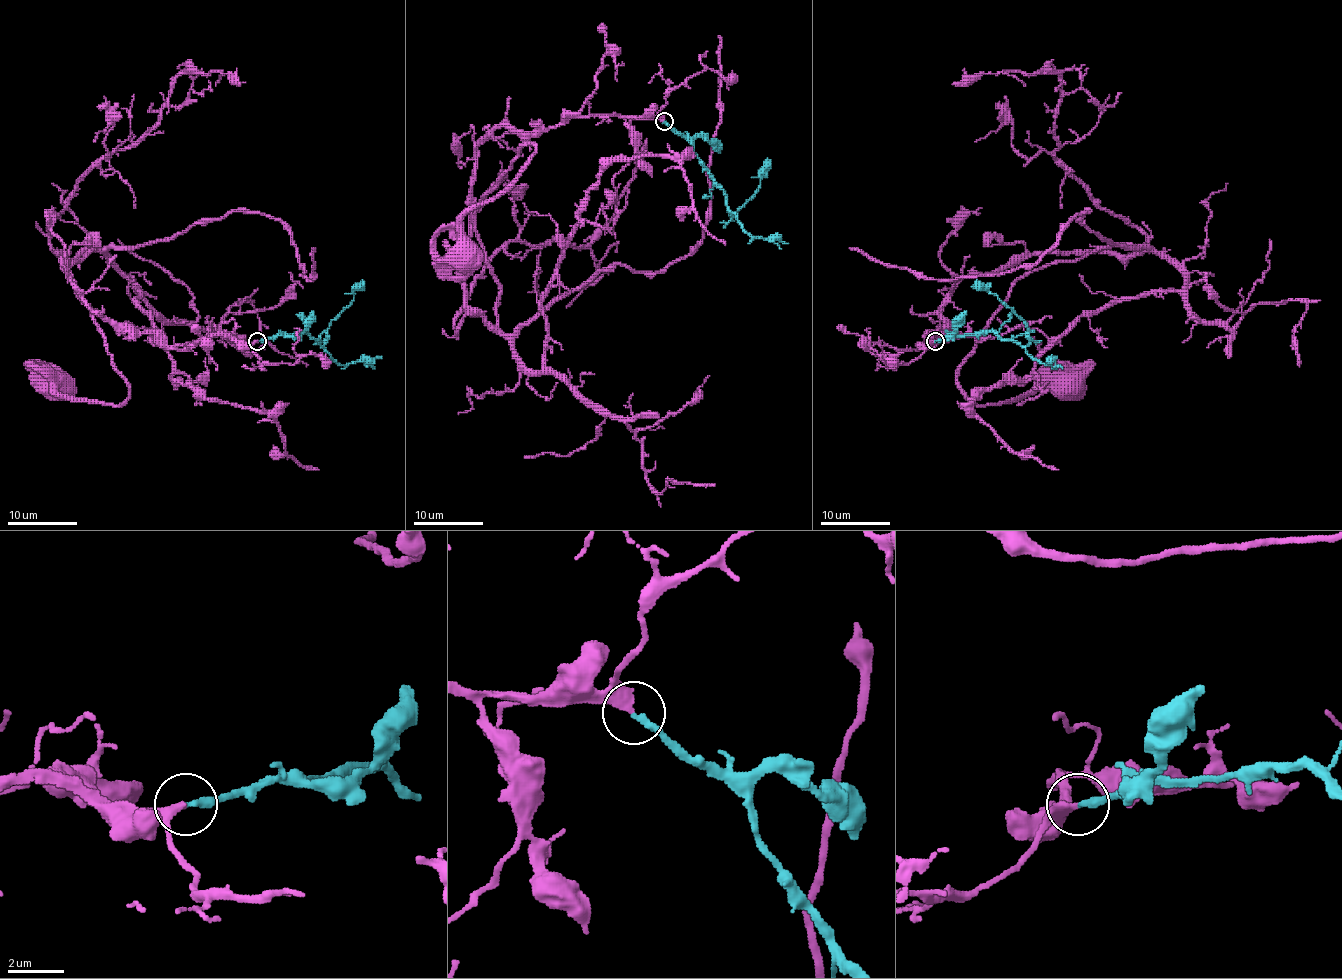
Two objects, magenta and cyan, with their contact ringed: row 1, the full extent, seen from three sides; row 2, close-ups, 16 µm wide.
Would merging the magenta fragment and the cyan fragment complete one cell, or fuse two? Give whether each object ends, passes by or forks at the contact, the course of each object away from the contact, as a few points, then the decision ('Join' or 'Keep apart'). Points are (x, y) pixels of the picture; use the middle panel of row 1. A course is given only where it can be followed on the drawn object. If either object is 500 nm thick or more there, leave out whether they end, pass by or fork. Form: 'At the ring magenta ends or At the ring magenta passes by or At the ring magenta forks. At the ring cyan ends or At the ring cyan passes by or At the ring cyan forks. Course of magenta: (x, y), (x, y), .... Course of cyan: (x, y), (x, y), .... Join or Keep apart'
At the ring magenta ends. At the ring cyan ends. Course of magenta: (664, 121), (498, 126), (476, 147), (465, 299), (491, 325), (476, 210), (531, 144), (463, 217), (463, 255). Course of cyan: (664, 121), (692, 145), (694, 154), (723, 191), (730, 213), (758, 189), (760, 173), (770, 159). Join

